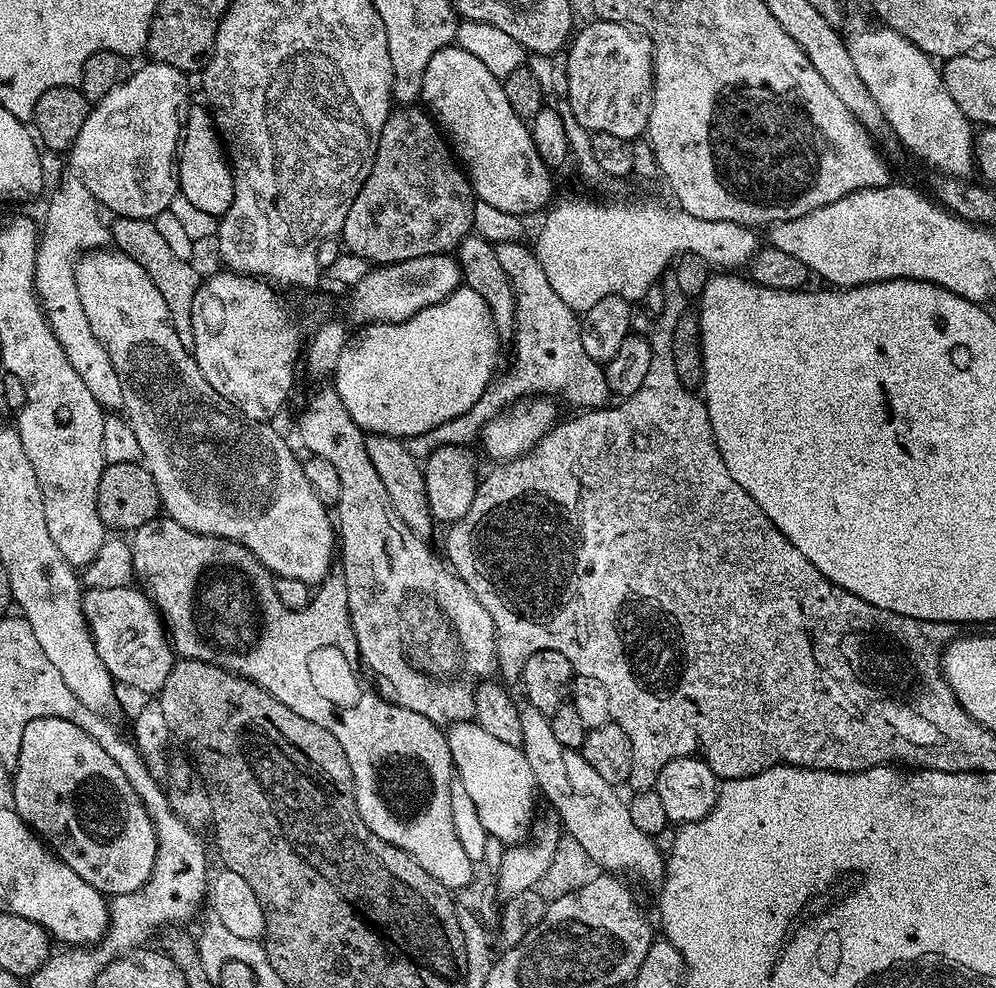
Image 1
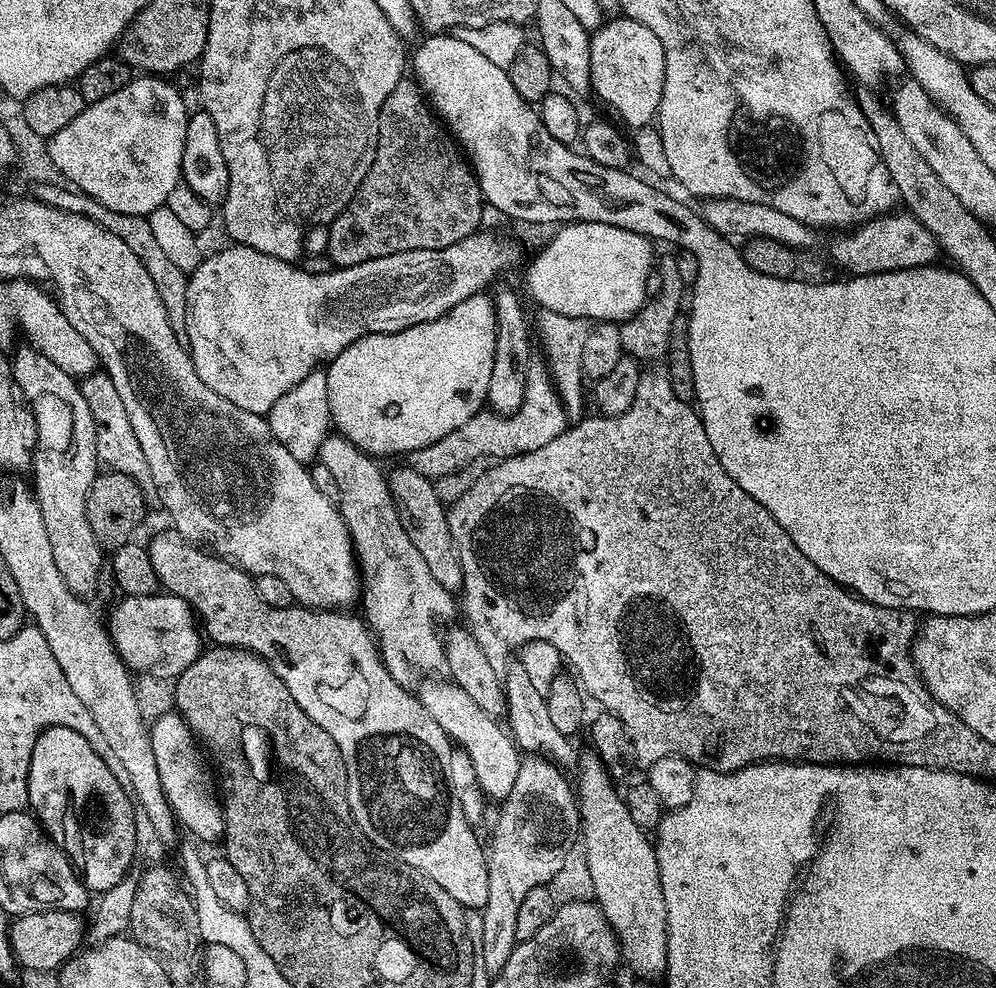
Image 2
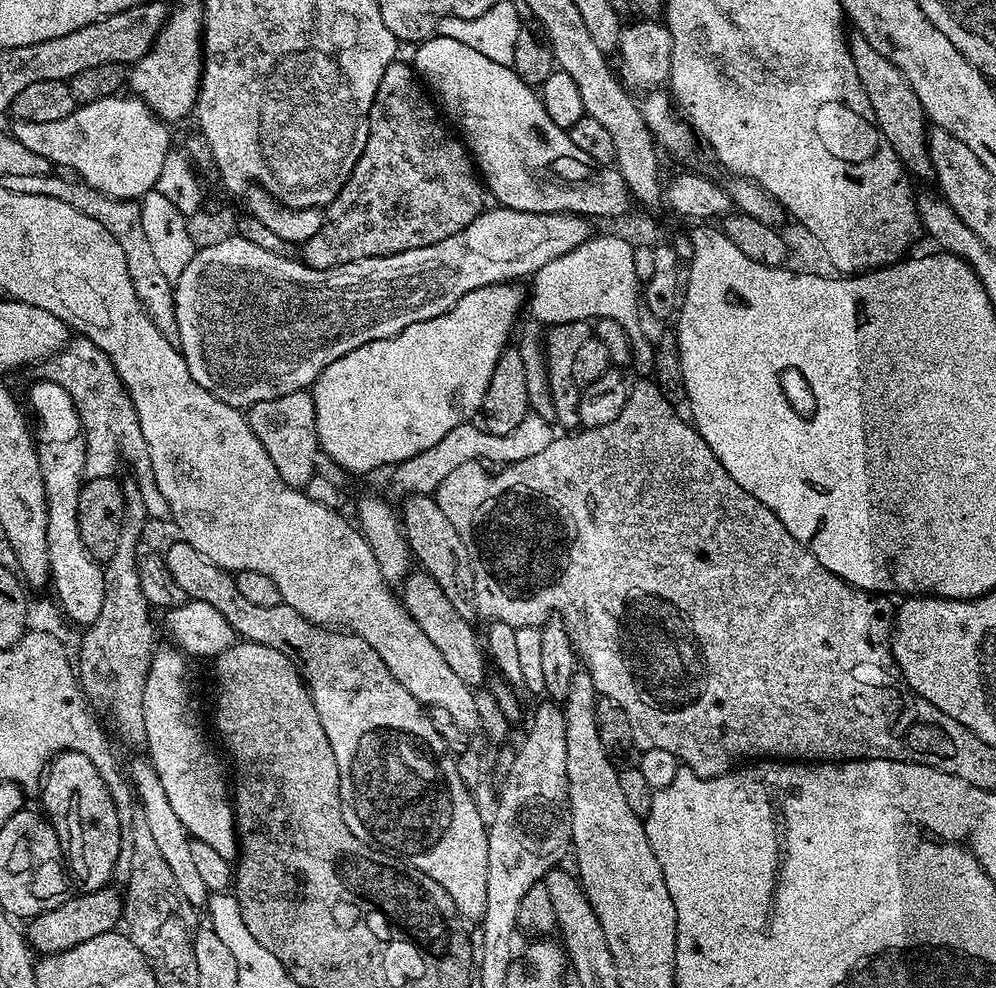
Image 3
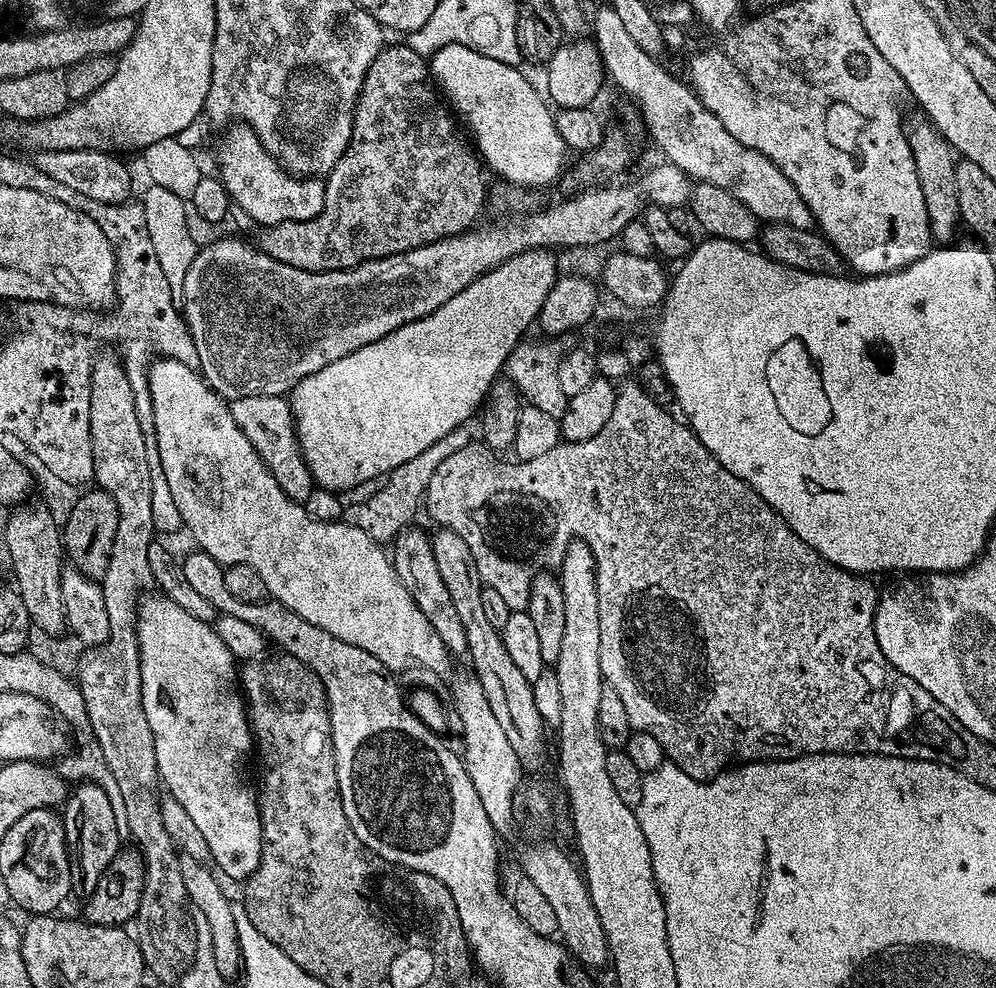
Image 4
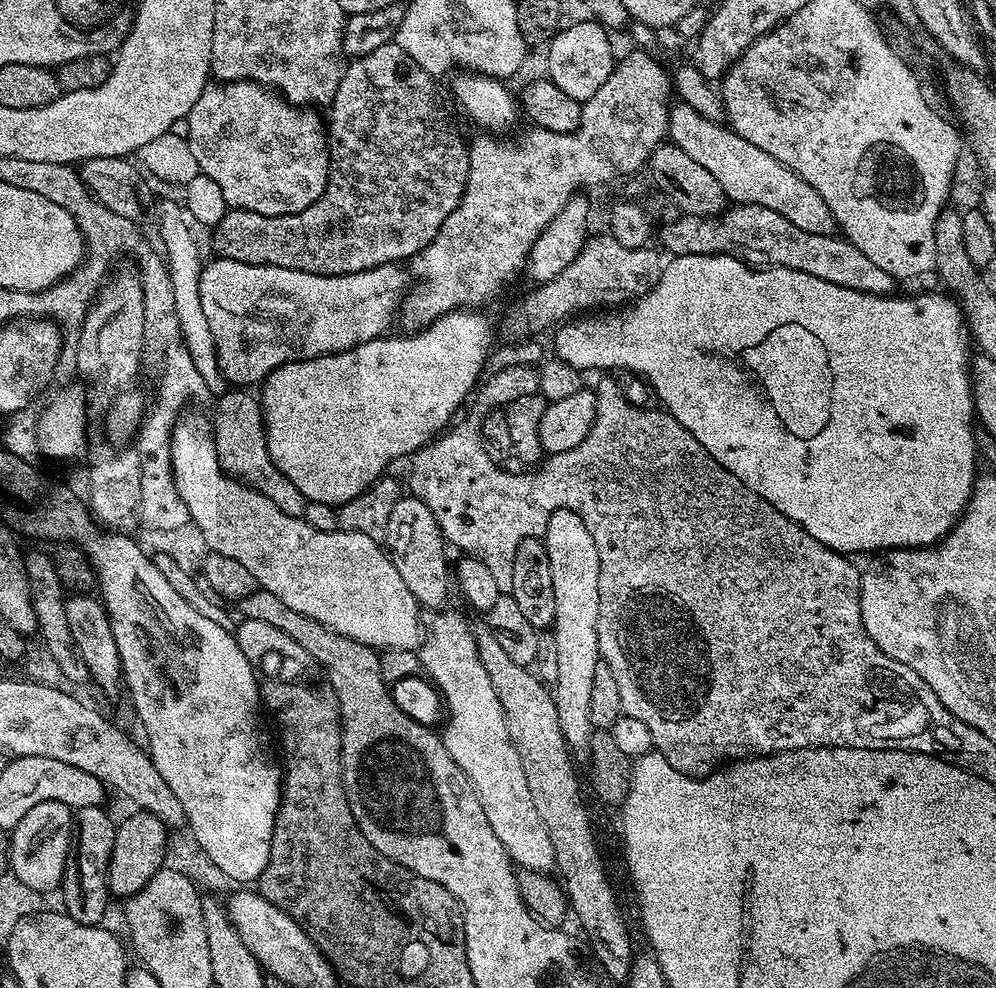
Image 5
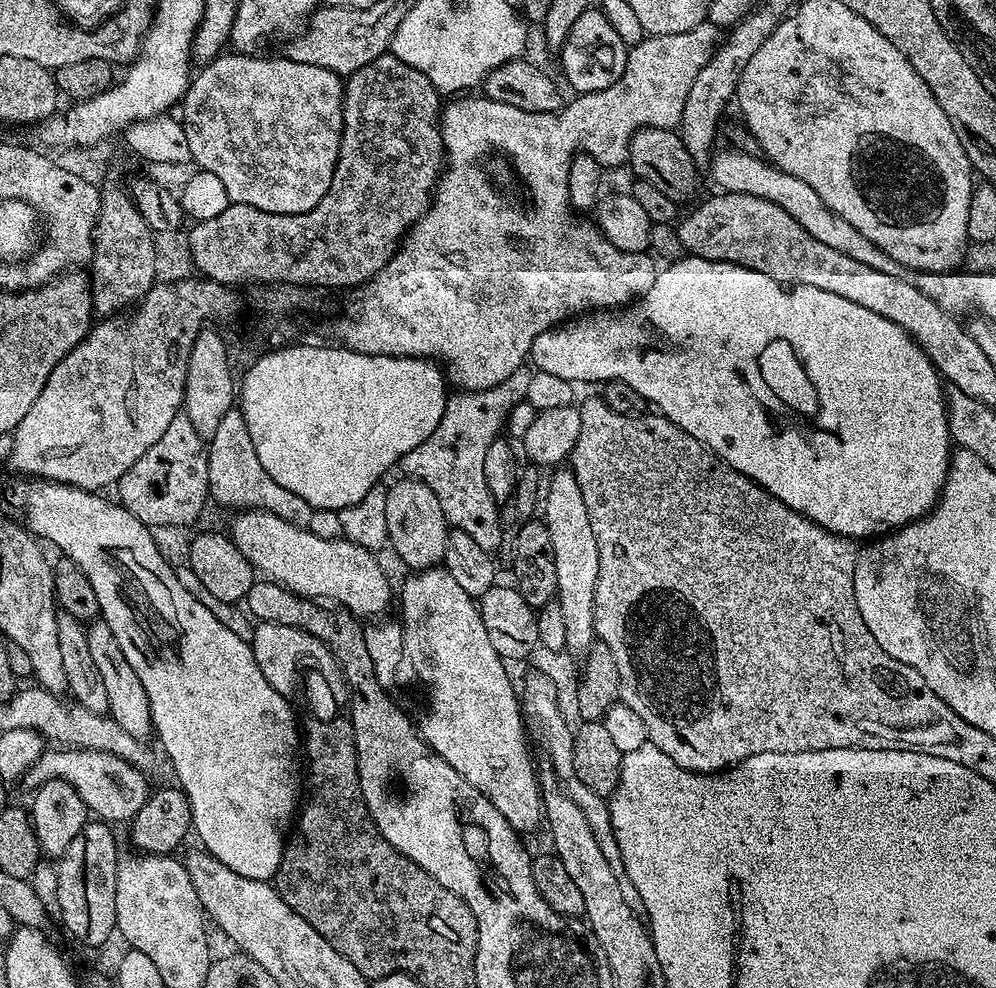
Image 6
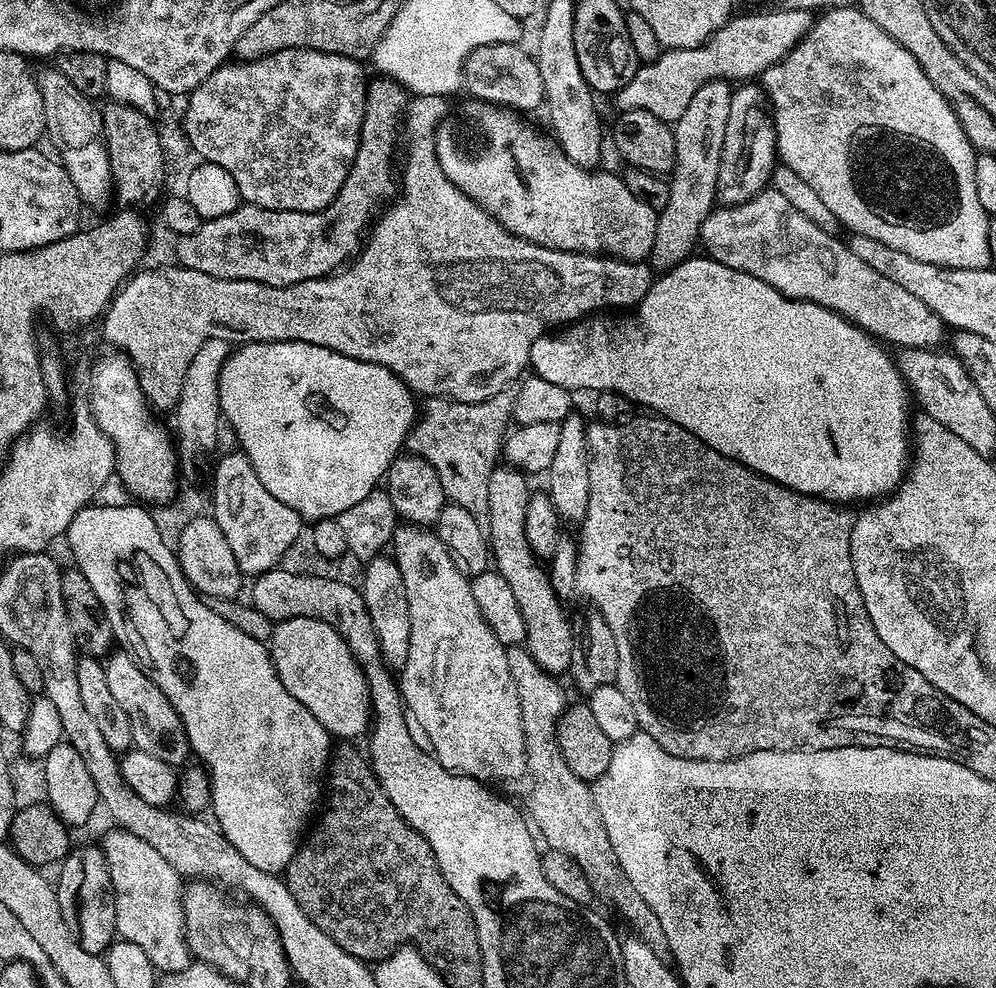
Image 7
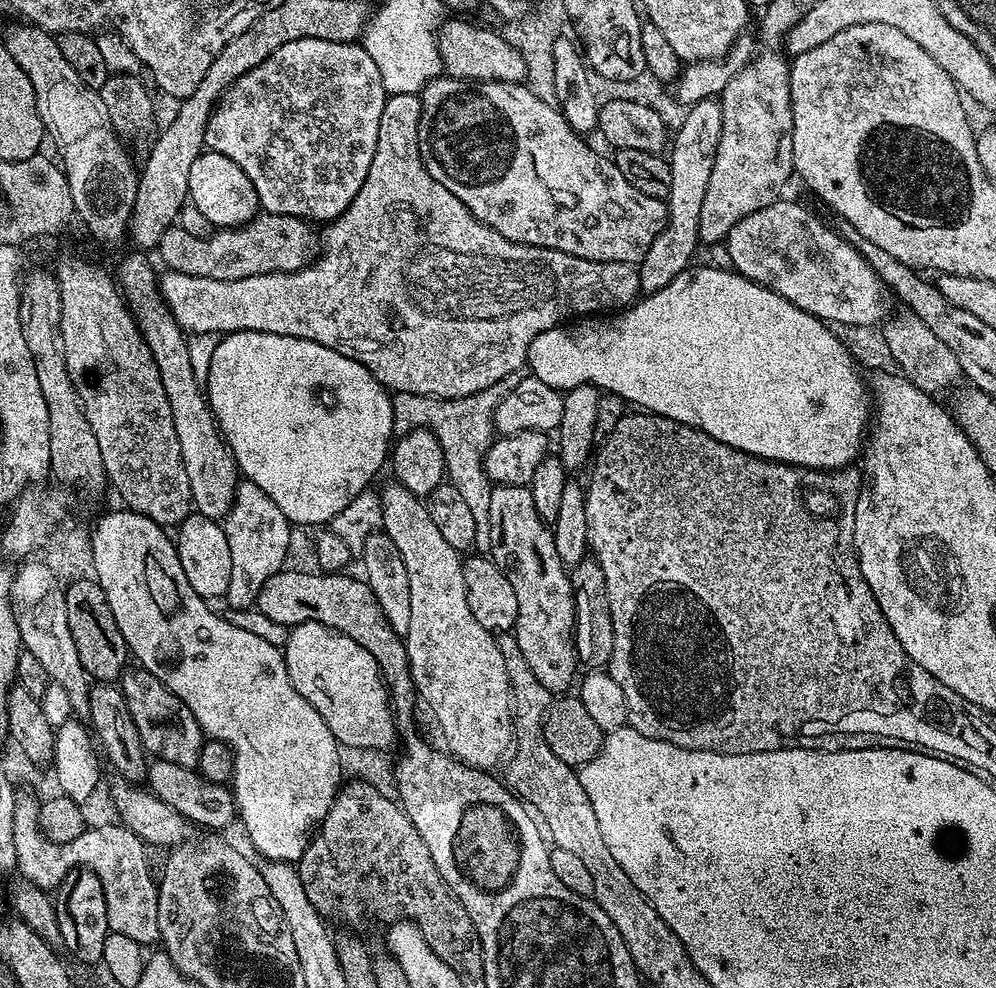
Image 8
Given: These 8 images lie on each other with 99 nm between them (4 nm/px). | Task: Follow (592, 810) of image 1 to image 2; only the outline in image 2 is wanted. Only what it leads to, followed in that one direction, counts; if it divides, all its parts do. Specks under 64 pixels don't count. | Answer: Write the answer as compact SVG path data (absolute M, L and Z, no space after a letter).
M509 659L506 670L502 673L502 683L506 698L506 728L521 753L535 754L537 757L547 758L561 769L571 769L578 760L577 749L572 749L573 741L569 737L558 734L550 719L550 713L546 710L544 693L530 686L530 678L520 659Z

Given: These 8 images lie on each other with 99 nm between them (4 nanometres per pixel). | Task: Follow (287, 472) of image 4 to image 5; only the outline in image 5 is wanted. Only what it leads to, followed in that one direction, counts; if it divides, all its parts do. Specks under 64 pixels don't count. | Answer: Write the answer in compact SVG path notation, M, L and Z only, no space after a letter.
M248 390L228 391L217 402L216 417L210 420L212 441L222 470L233 478L243 480L255 492L266 494L266 498L270 498L270 502L274 502L282 514L303 517L306 503L304 495L298 486L294 486L294 482L290 482L290 478L286 478L286 474L282 474L282 470L278 470L278 466L274 466L270 458L264 433L264 409L260 407L259 399L255 395L251 396Z

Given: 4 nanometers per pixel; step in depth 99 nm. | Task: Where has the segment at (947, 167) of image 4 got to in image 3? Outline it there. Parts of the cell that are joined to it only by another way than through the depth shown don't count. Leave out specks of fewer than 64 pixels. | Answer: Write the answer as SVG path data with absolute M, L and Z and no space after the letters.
M859 34L853 35L853 37L848 40L848 49L854 62L854 70L858 70L862 90L874 110L876 125L880 127L880 132L905 169L917 181L919 181L918 179L931 181L934 173L932 159L928 153L930 124L918 102L918 94L914 94L910 82L902 74L902 70L898 70L898 66L894 66L894 62L890 62L890 58L878 54L878 50L874 50L874 46L870 46L866 37Z

